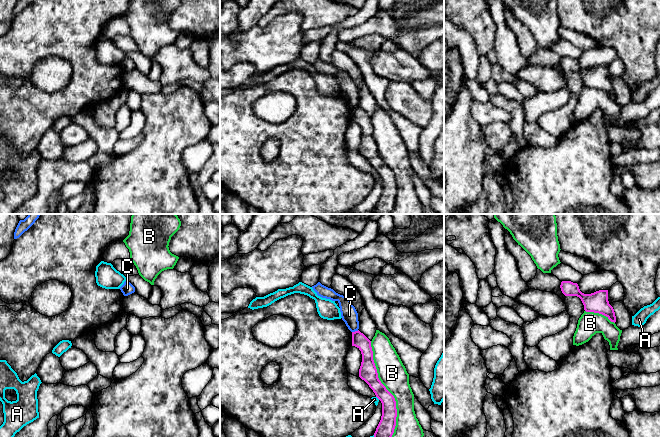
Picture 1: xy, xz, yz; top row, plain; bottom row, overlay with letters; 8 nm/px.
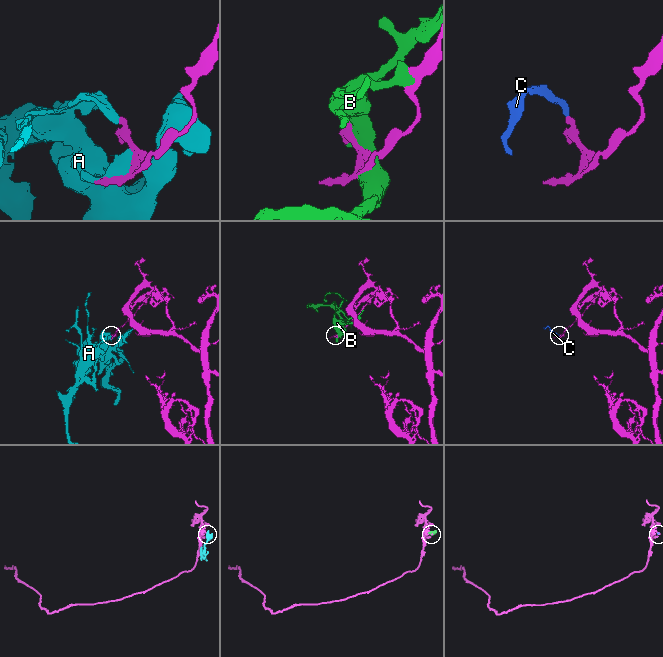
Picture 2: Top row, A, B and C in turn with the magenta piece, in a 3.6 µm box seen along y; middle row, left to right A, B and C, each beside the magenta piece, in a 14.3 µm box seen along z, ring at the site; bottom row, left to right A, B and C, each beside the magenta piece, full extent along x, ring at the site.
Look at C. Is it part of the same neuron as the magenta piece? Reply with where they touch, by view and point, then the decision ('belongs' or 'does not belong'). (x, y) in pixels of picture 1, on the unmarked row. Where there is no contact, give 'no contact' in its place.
xz (355, 107) | does not belong

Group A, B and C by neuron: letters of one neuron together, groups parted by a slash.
A / B / C

